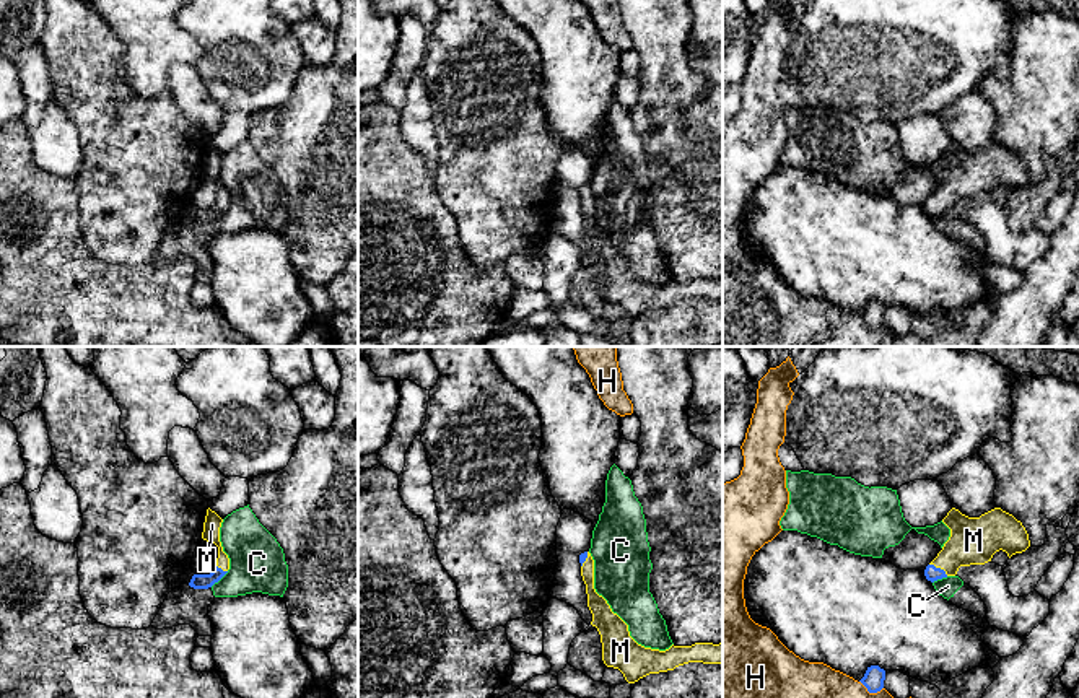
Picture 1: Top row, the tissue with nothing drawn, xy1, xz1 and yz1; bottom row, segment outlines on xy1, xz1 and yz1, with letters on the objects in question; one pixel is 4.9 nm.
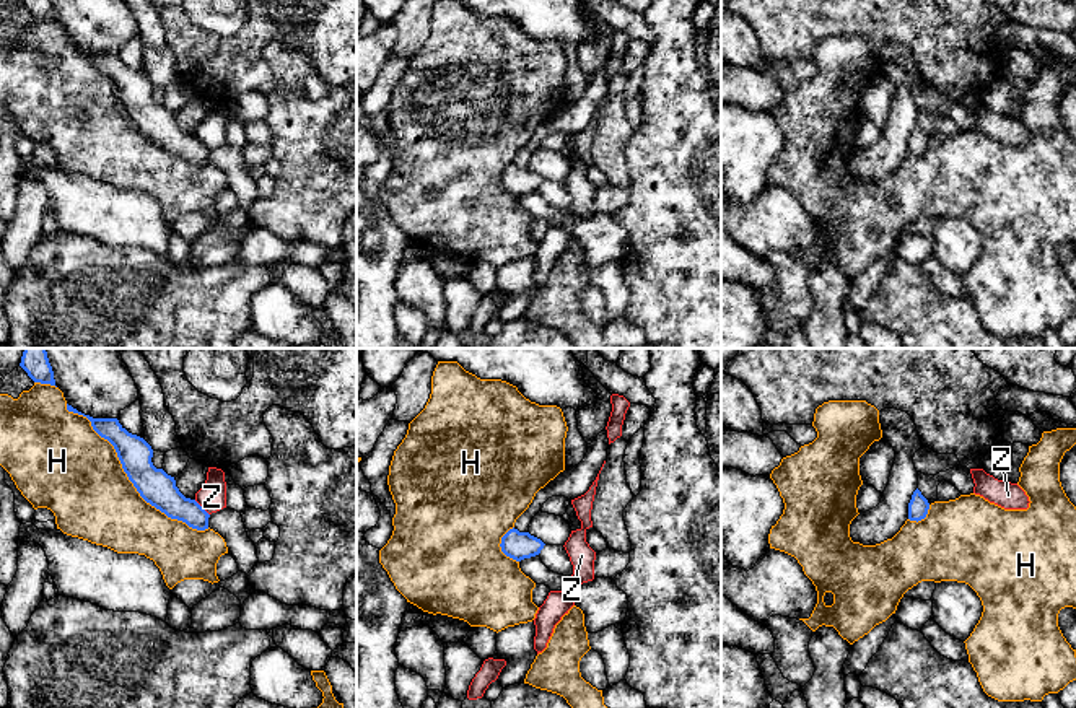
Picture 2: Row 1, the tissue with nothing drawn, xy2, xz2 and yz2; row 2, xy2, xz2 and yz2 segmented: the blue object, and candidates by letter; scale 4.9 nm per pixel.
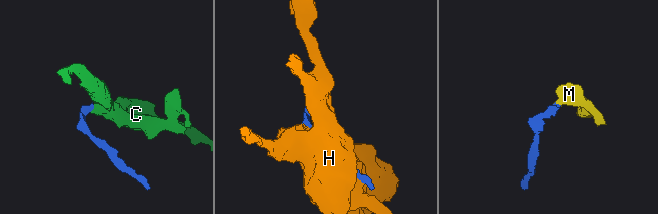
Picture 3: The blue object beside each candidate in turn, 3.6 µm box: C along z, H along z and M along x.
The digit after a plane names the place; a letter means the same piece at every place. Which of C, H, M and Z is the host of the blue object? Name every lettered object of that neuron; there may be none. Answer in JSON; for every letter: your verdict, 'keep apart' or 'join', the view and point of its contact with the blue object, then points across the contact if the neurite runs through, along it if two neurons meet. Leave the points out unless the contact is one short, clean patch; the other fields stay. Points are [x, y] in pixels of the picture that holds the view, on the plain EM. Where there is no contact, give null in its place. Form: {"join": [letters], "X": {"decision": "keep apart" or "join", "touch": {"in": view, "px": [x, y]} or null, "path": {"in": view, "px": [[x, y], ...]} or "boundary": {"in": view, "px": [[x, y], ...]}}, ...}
{"join": ["M"], "C": {"decision": "keep apart", "touch": {"in": "xy1", "px": [218, 215]}, "boundary": {"in": "xy1", "px": [[228, 207], [210, 222]]}}, "H": {"decision": "keep apart", "touch": {"in": "xy2", "px": [129, 114]}}, "M": {"decision": "join", "touch": {"in": "yz1", "px": [939, 204]}, "path": {"in": "yz1", "px": [[931, 209], [939, 204], [974, 176]]}}, "Z": {"decision": "keep apart", "touch": {"in": "xy2", "px": [202, 144]}, "boundary": {"in": "xy2", "px": [[194, 135], [209, 150]]}}}

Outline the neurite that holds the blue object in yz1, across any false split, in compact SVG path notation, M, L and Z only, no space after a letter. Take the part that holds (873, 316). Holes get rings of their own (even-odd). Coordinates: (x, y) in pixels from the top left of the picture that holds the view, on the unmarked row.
M879 301L867 303L864 312L859 316L869 329L877 329L884 324L885 306Z

